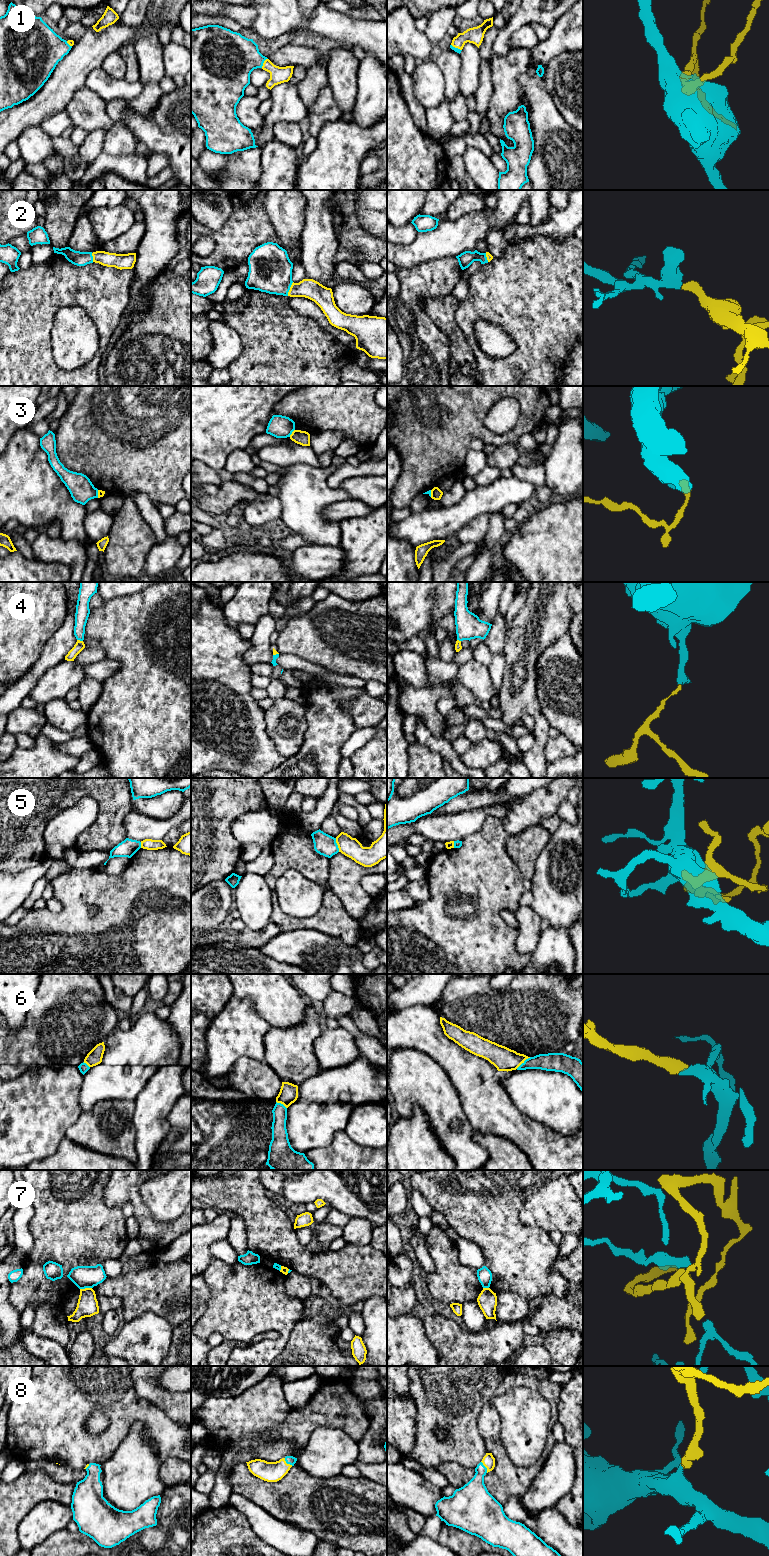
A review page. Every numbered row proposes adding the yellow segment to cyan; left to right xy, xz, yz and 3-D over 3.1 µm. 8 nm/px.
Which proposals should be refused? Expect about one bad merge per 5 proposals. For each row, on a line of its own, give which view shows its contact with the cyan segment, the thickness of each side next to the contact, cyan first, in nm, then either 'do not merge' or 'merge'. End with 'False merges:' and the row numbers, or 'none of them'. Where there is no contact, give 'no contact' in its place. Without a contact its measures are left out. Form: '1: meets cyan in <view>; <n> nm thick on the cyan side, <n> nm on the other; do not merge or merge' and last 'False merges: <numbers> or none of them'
1: meets cyan in xz; 380 nm thick on the cyan side, 140 nm on the other; merge
2: meets cyan in xz; 360 nm thick on the cyan side, 160 nm on the other; merge
3: meets cyan in xz; 180 nm thick on the cyan side, 110 nm on the other; do not merge
4: meets cyan in xy; 110 nm thick on the cyan side, 80 nm on the other; merge
5: meets cyan in xz; 170 nm thick on the cyan side, 160 nm on the other; do not merge
6: meets cyan in yz; 140 nm thick on the cyan side, 190 nm on the other; merge
7: meets cyan in xy; 180 nm thick on the cyan side, 170 nm on the other; do not merge
8: meets cyan in yz; 240 nm thick on the cyan side, 100 nm on the other; merge
False merges: 3, 5, 7

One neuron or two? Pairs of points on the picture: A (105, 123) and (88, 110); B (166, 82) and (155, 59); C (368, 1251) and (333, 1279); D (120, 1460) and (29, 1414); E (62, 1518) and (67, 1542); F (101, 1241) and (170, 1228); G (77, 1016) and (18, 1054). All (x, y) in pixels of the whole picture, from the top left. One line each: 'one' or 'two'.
A: one
B: two
C: one
D: two
E: two
F: two
G: one

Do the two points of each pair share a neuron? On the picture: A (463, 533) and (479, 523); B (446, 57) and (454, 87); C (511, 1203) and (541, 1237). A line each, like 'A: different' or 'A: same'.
A: same
B: same
C: same

